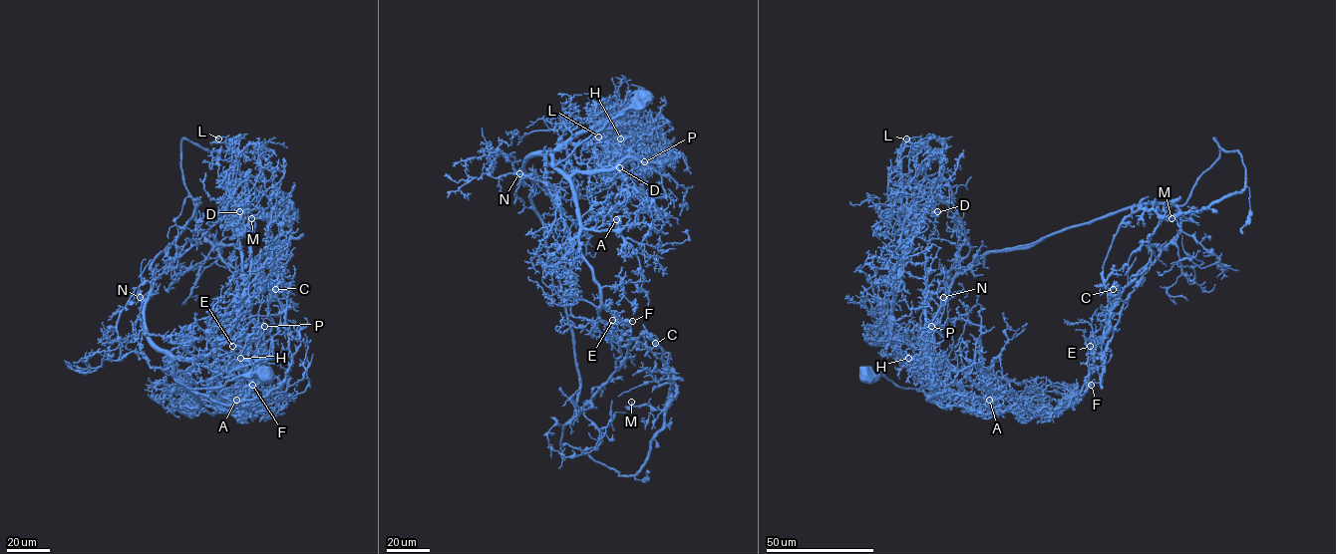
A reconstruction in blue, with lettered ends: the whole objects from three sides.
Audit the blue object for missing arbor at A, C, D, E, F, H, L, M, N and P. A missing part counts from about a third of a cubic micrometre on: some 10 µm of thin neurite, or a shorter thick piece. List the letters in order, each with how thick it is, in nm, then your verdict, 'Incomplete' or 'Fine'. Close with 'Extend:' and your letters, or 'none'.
A: Thickness 240 nm. Fine
C: Thickness 240 nm. Fine
D: Thickness 140 nm. Fine
E: Thickness 220 nm. Fine
F: Thickness 280 nm. Incomplete
H: Thickness 240 nm. Fine
L: Thickness 110 nm. Fine
M: Thickness 200 nm. Incomplete
N: Thickness 200 nm. Fine
P: Thickness 180 nm. Fine
Extend: F, M

